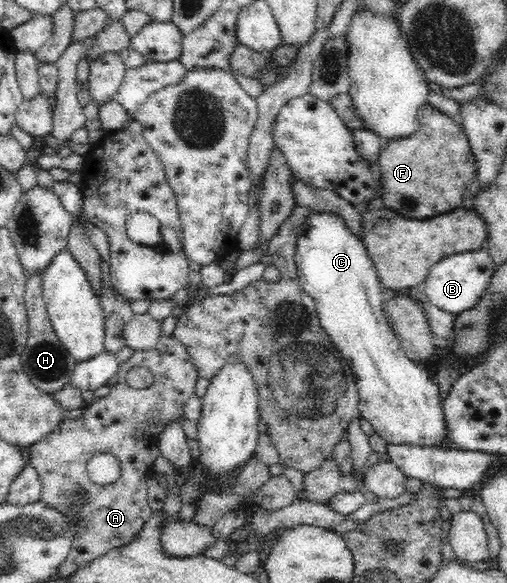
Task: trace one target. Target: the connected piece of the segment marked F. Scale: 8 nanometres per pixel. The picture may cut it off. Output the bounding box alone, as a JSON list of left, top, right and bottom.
[375,103,476,219]

